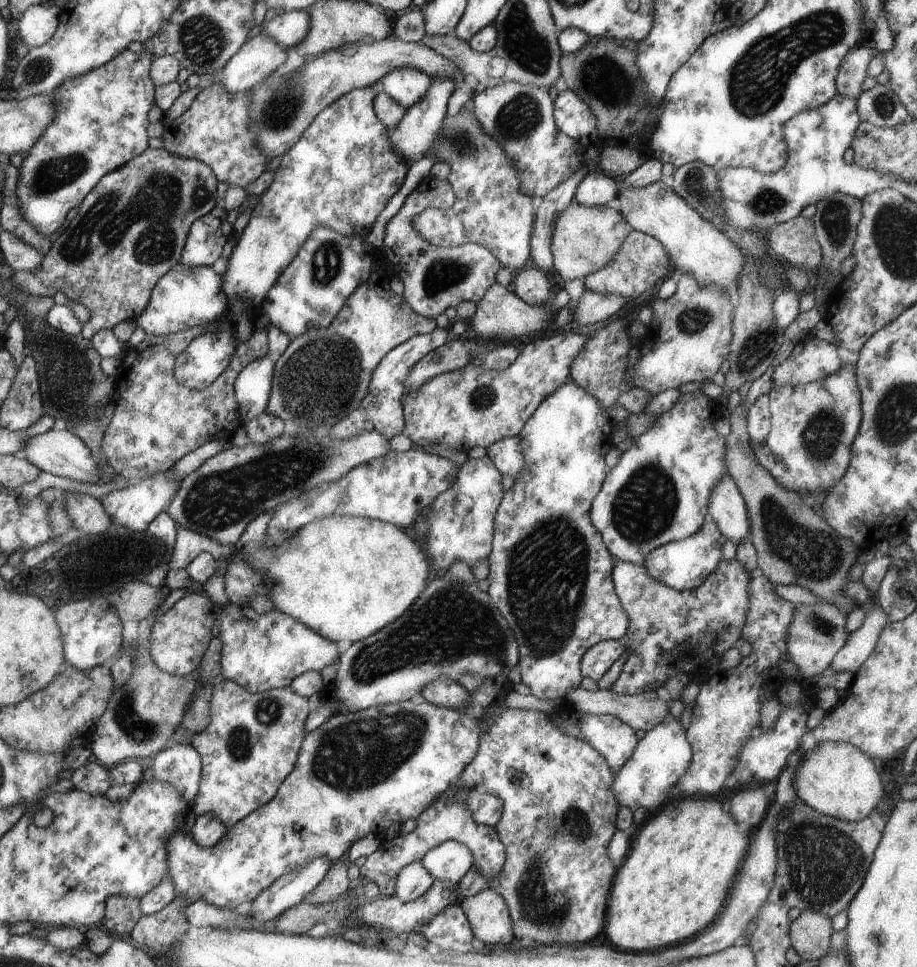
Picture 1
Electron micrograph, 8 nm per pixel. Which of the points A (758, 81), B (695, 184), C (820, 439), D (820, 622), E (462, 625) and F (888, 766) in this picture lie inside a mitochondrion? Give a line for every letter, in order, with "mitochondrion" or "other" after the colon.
A: mitochondrion
B: mitochondrion
C: mitochondrion
D: mitochondrion
E: mitochondrion
F: other

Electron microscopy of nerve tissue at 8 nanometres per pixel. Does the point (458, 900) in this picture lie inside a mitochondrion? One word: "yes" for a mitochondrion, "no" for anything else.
no

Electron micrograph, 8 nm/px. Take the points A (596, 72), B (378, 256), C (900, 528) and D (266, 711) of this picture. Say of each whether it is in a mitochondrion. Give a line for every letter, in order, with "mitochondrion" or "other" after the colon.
A: mitochondrion
B: other
C: other
D: mitochondrion

